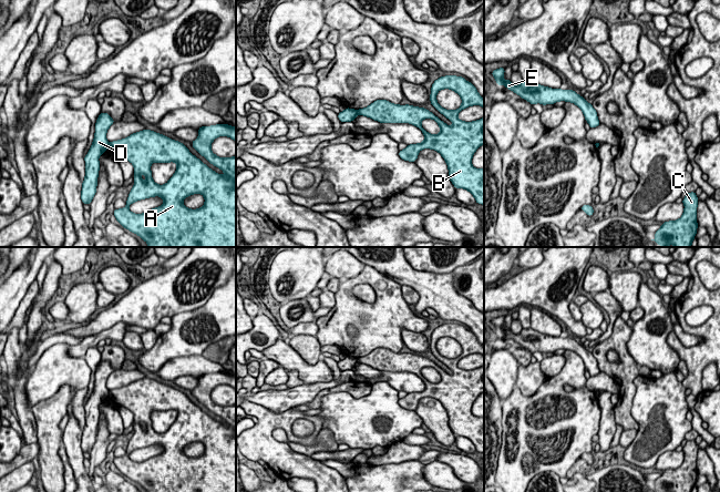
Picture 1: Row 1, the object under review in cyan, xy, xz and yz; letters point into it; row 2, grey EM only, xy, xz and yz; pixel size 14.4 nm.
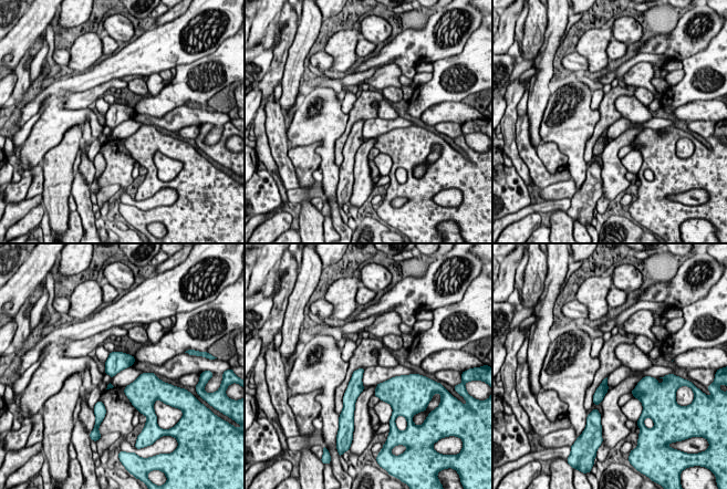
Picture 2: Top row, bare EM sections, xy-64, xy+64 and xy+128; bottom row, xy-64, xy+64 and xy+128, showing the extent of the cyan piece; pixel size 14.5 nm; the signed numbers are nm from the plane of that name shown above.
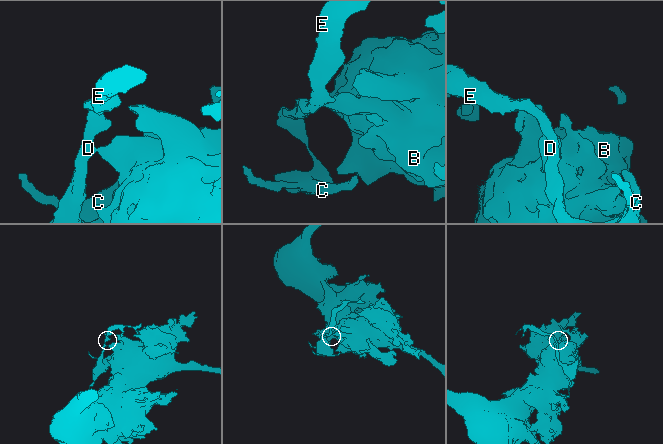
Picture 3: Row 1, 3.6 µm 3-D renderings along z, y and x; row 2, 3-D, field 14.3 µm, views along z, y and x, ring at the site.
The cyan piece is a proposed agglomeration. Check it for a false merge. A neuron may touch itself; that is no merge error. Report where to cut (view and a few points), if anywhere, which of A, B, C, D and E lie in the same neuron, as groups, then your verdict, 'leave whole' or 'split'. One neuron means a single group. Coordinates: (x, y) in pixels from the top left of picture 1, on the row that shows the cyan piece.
cut xy (109, 143), (110, 146); groups A B / C D E; split

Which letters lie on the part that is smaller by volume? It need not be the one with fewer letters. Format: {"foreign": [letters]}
{"foreign": ["C", "D", "E"]}

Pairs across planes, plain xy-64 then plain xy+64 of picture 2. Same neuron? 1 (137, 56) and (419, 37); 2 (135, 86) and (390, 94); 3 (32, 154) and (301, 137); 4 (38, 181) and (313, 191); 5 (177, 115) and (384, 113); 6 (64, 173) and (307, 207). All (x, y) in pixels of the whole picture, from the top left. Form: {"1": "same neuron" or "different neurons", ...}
{"1": "same neuron", "2": "same neuron", "3": "same neuron", "4": "different neurons", "5": "different neurons", "6": "same neuron"}

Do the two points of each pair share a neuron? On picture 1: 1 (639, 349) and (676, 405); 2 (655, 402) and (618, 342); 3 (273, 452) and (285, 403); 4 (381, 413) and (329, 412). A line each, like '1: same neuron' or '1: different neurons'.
1: different neurons
2: different neurons
3: different neurons
4: same neuron

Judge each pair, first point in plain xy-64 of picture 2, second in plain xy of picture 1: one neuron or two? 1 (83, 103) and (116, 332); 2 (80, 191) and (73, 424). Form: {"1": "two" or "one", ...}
{"1": "one", "2": "one"}

